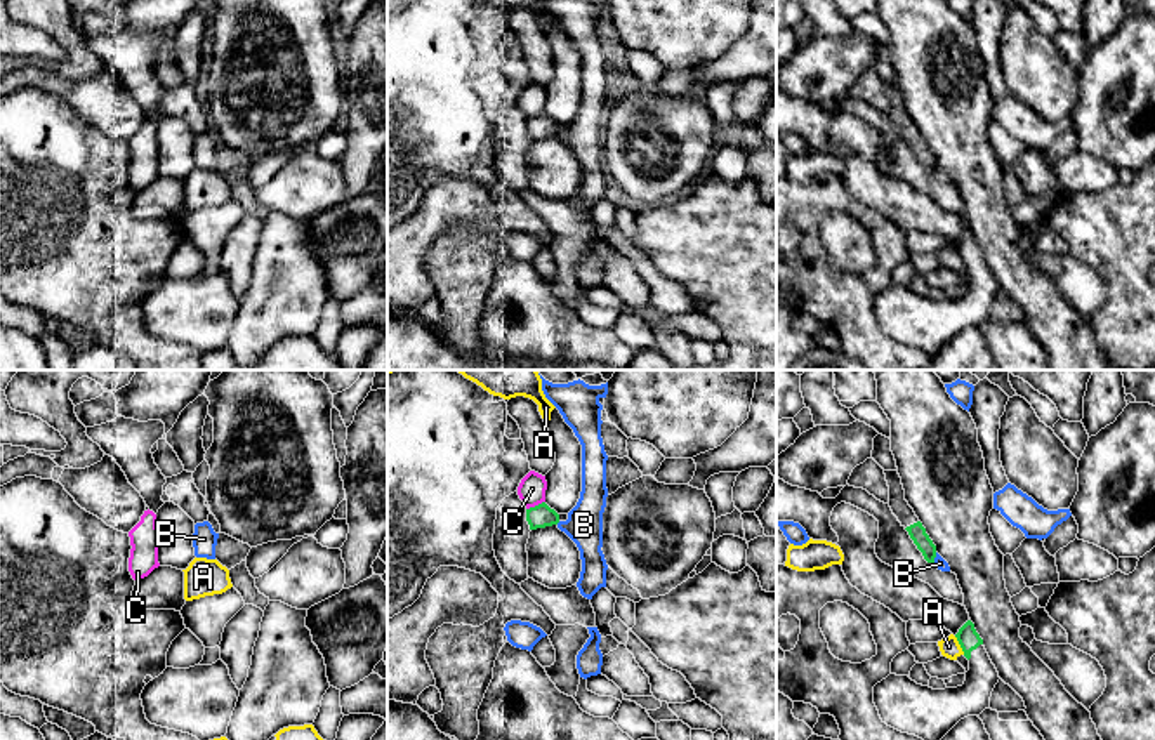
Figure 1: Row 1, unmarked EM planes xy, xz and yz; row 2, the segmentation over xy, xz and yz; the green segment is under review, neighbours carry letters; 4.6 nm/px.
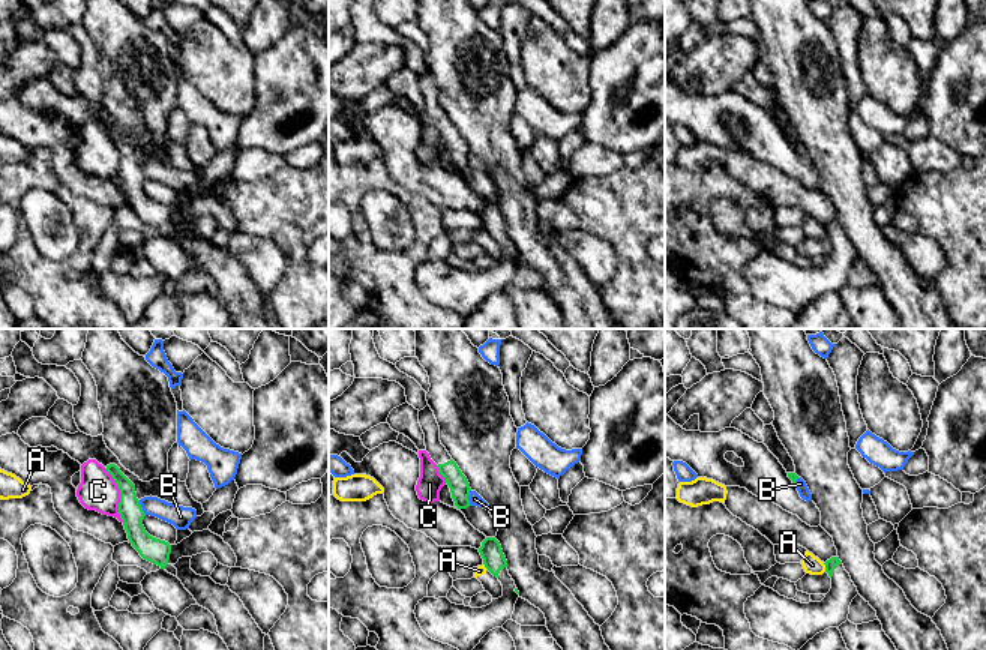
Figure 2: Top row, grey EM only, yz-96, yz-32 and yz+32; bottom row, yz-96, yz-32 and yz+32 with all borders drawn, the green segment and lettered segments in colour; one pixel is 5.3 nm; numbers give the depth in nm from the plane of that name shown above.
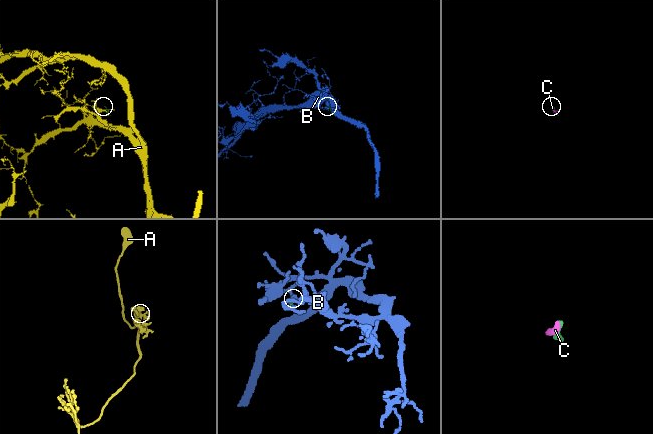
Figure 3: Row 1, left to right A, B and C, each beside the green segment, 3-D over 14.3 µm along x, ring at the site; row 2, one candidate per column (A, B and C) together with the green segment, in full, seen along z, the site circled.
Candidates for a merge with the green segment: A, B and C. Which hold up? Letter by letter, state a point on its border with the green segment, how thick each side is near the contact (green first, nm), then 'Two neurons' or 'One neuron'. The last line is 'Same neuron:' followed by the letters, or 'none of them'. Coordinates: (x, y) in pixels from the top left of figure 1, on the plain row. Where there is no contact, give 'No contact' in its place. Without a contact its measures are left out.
A: Touches green at yz (959, 254). Thickness 100 nm (green) against 90 nm. Two neurons
B: Touches green at yz (935, 167). Thickness 80 nm (green) against 60 nm. Two neurons
C: Touches green at xz (535, 117). Thickness 110 nm (green) against 130 nm. Two neurons
Same neuron: none of them

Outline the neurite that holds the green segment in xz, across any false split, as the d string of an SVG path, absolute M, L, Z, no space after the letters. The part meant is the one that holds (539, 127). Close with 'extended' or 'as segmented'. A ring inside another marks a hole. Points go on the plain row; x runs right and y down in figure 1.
M545 113L526 120L526 132L530 141L545 139L559 134L559 125Z; as segmented

